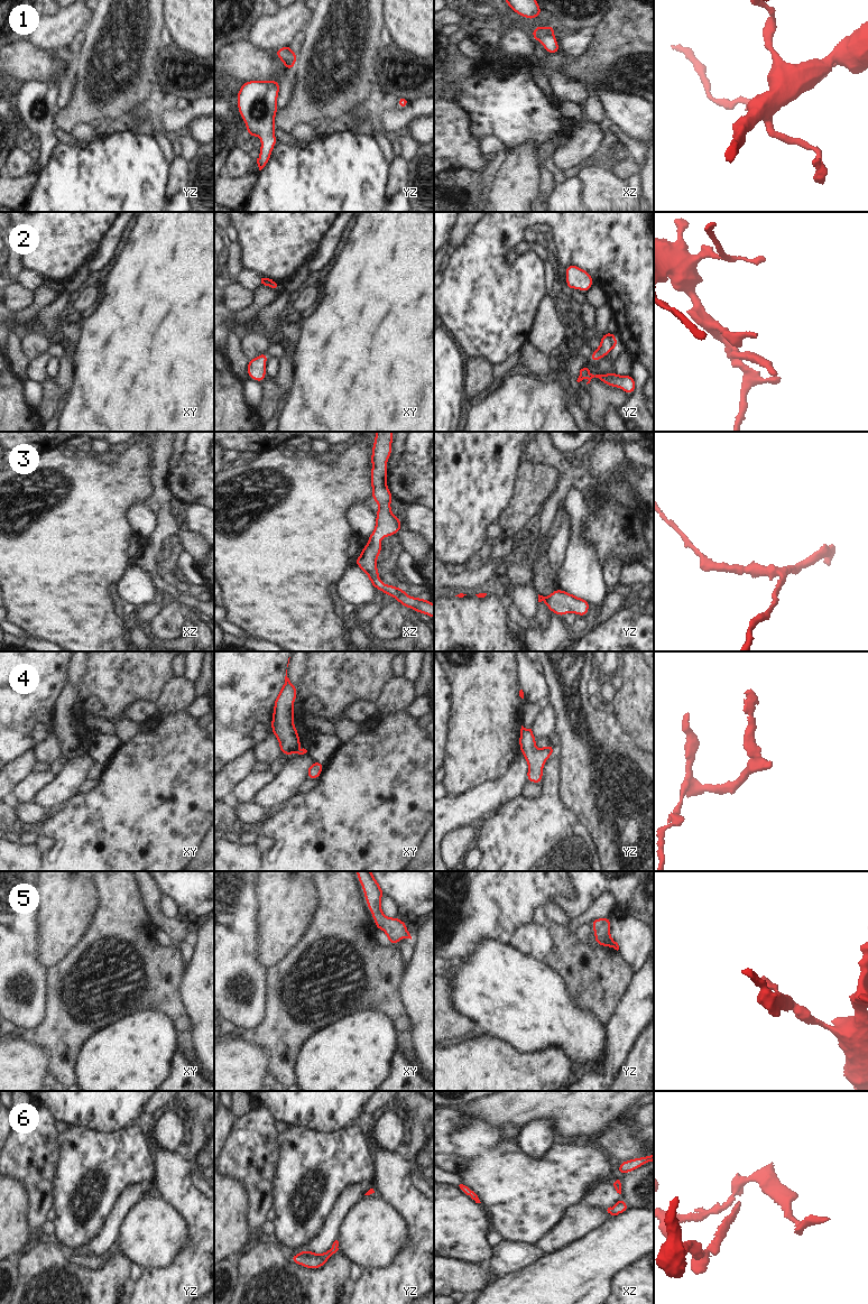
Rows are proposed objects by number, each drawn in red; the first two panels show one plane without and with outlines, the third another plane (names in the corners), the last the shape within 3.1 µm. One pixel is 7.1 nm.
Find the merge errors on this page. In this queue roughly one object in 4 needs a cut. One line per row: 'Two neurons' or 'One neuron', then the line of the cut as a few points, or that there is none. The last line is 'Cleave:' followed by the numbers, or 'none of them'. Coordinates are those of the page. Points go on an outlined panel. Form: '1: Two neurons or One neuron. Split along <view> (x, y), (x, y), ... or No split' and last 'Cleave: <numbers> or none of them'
1: One neuron. No split
2: One neuron. No split
3: One neuron. No split
4: One neuron. No split
5: One neuron. No split
6: One neuron. No split
Cleave: none of them

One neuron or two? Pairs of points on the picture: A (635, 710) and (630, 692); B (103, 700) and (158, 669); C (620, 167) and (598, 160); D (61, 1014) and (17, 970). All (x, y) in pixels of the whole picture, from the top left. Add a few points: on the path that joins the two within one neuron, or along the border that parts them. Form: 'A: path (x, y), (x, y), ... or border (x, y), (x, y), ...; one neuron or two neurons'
A: path (635, 705), (635, 696); one neuron
B: path (117, 686), (134, 669), (145, 669); one neuron
C: border (629, 156), (619, 162); two neurons
D: border (47, 973), (47, 1015), (39, 1025); two neurons

